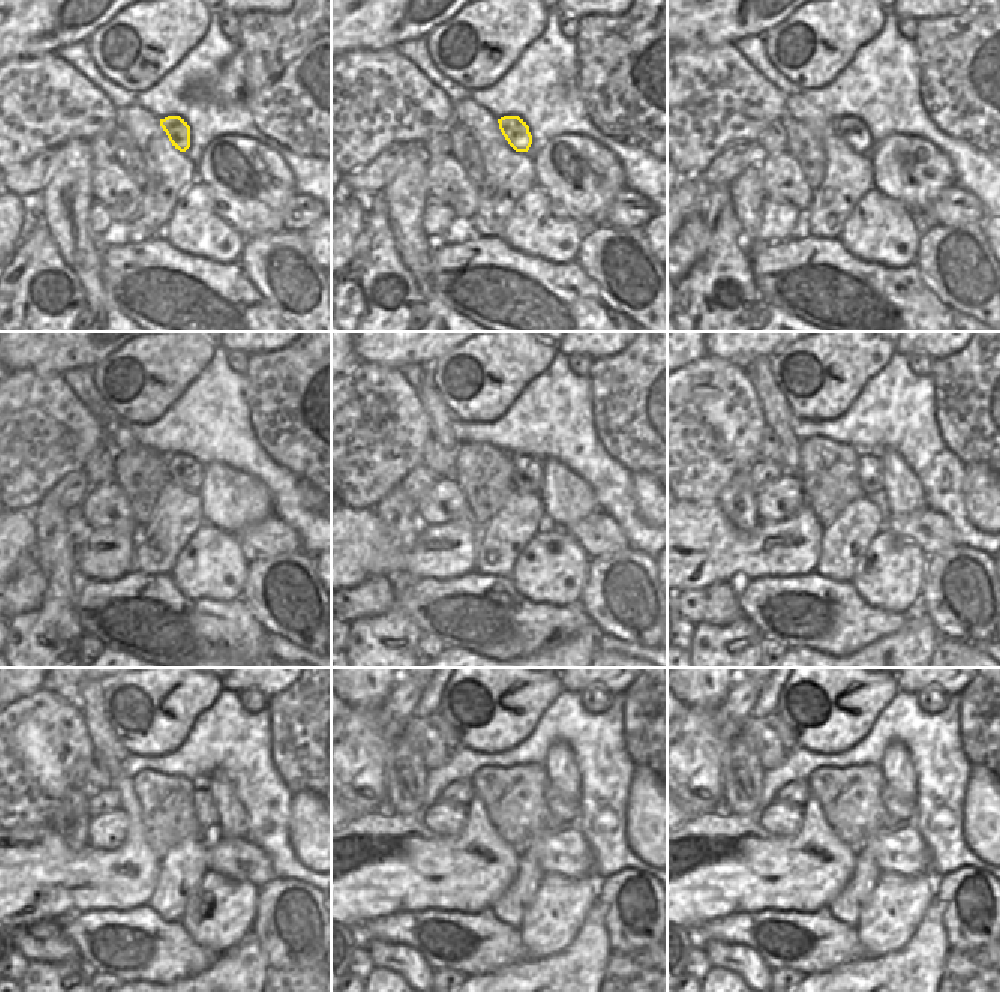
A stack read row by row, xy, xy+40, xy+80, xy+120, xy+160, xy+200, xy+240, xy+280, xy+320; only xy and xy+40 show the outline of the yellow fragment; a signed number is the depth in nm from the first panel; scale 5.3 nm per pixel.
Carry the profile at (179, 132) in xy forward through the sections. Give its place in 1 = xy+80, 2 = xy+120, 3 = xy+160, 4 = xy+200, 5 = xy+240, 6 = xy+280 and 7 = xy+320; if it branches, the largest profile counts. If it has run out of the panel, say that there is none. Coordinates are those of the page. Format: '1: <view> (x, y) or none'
1: xy+80 (852, 129)
2: xy+120 (185, 470)
3: xy+160 (528, 470)
4: xy+200 (868, 467)
5: xy+240 (204, 808)
6: xy+280 (561, 808)
7: xy+320 (903, 808)

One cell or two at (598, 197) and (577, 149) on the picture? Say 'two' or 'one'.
one

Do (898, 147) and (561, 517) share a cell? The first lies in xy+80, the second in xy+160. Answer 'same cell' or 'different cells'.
same cell

